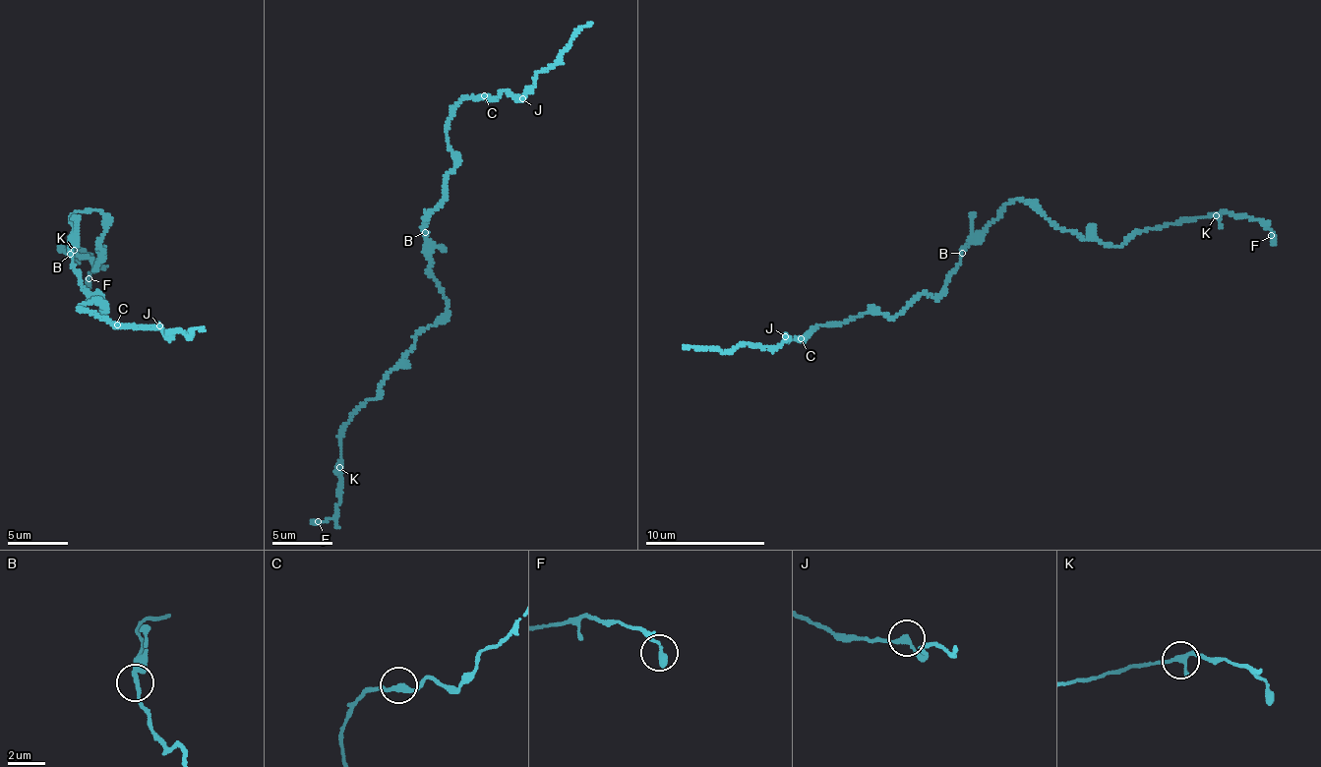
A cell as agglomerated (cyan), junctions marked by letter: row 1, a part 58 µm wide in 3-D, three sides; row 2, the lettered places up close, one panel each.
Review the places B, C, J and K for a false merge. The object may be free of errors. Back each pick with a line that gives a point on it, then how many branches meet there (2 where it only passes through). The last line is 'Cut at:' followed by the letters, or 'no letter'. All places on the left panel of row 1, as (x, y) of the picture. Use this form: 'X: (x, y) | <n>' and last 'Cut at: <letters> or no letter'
K: (74, 250) | 2
Cut at: K

